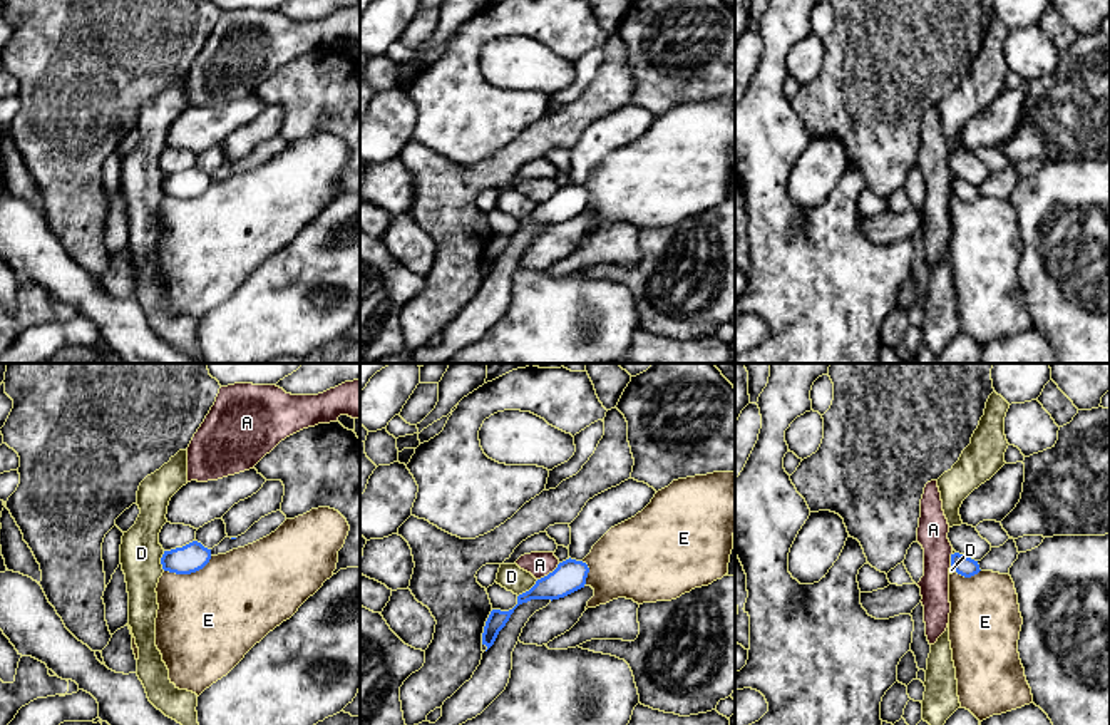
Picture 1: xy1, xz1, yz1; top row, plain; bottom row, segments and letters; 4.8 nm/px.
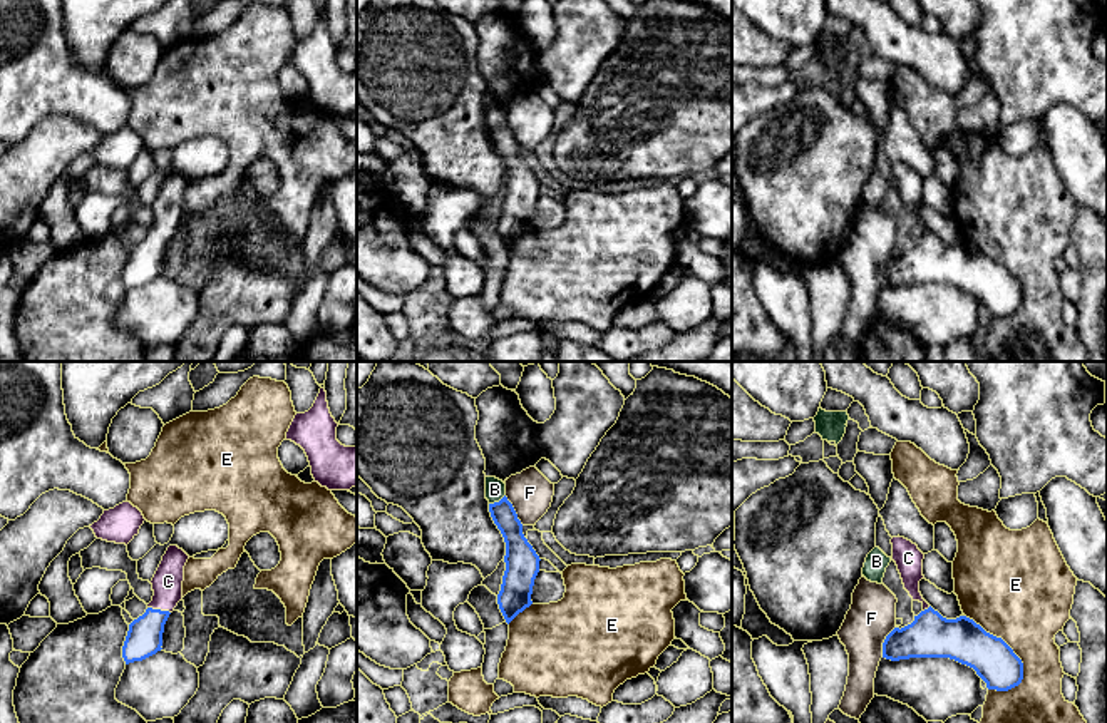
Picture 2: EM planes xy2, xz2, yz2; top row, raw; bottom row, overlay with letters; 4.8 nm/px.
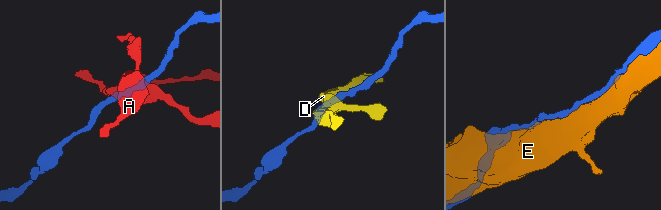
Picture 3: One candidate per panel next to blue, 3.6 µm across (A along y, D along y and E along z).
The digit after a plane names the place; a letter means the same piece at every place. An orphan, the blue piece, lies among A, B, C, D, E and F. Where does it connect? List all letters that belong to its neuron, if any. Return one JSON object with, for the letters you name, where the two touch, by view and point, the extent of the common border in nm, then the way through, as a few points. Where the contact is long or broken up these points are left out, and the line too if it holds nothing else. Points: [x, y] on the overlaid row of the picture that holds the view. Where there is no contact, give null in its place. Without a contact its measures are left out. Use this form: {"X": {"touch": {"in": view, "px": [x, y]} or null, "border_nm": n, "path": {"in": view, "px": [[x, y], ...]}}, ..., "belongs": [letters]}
{"C": {"touch": {"in": "xy2", "px": [159, 610]}, "border_nm": 120, "path": {"in": "xy2", "px": [[144, 638], [159, 610], [168, 593], [168, 581]]}}, "belongs": ["C"]}

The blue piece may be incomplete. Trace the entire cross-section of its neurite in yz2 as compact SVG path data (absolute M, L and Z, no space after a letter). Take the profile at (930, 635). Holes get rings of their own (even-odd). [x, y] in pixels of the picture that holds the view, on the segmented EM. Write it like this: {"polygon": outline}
{"polygon": "M893 537L893 561L898 566L904 589L913 601L923 604L923 611L914 616L914 621L904 628L894 628L883 643L883 658L891 661L909 658L950 658L961 664L966 664L976 671L976 674L986 683L988 690L1008 691L1018 686L1023 679L1023 663L1013 653L1013 649L1001 639L986 633L980 624L966 616L956 619L946 619L935 611L919 592L919 581L923 576L924 554L916 544L904 537Z"}

